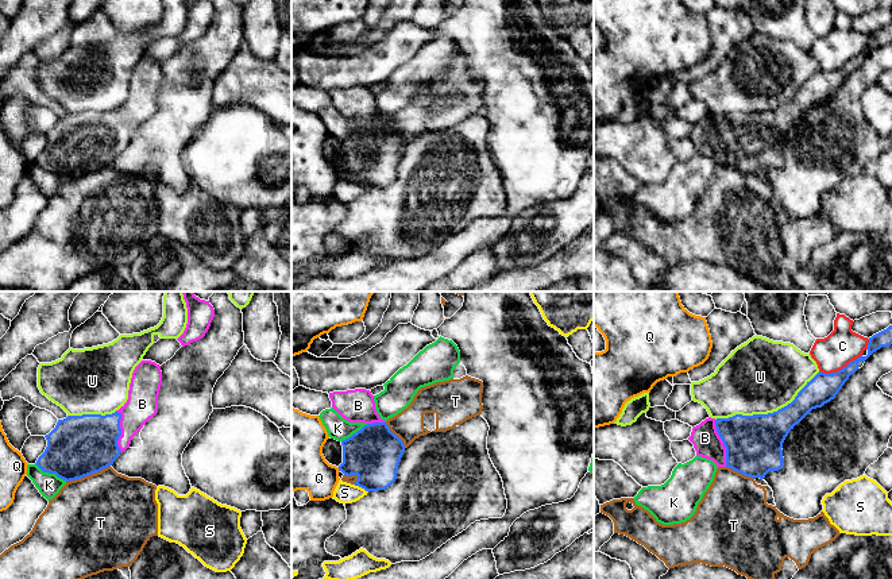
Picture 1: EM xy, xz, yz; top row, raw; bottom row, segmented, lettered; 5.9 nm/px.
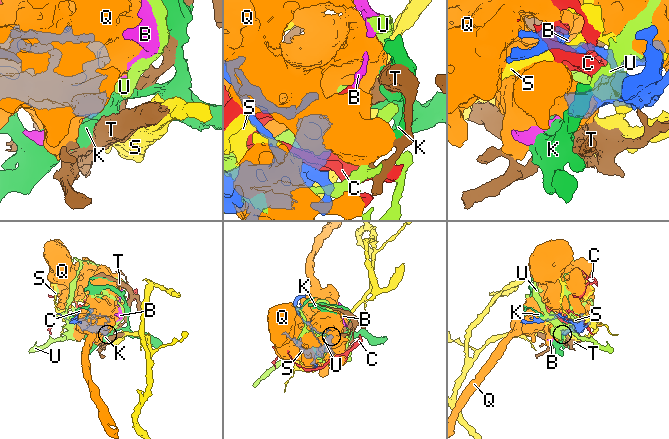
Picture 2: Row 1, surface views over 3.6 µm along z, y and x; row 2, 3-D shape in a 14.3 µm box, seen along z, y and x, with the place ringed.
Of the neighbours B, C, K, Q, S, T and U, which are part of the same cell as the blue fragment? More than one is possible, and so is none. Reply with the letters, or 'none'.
B

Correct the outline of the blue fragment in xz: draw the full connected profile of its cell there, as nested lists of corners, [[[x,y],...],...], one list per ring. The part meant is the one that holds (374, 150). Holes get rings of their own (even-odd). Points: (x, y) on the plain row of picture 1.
[[[355,86],[329,90],[332,105],[350,120],[366,123],[341,139],[343,161],[339,169],[356,173],[354,181],[366,189],[385,188],[397,177],[405,148],[403,139],[395,134],[375,107],[370,88]]]

